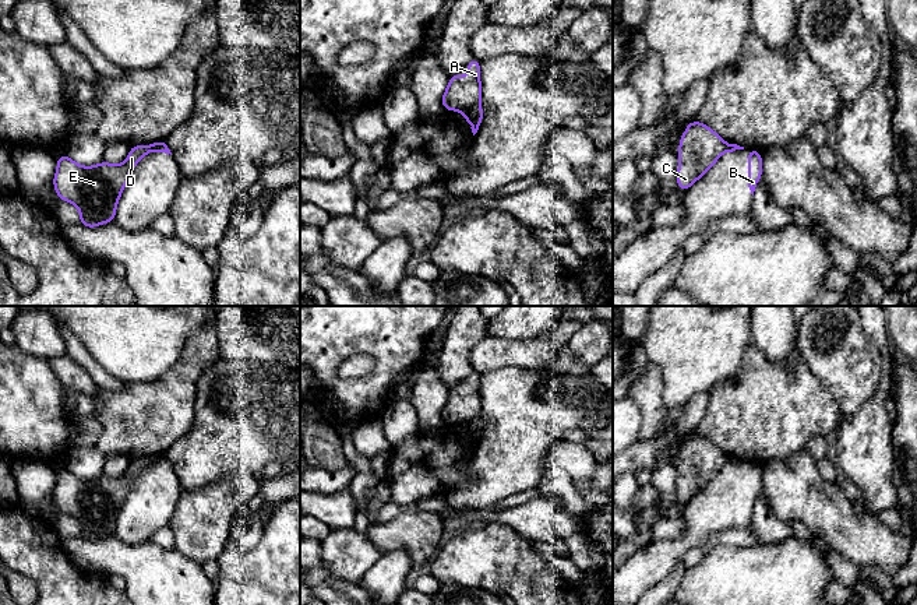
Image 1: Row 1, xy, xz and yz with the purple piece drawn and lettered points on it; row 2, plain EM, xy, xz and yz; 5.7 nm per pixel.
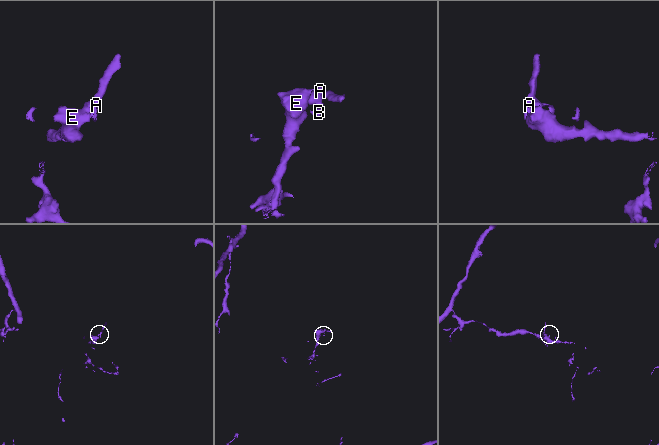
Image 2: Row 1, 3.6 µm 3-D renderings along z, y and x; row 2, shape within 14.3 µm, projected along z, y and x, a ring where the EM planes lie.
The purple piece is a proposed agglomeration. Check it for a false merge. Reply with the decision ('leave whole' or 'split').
split

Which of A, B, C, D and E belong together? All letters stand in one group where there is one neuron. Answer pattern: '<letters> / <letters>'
A C D E / B

